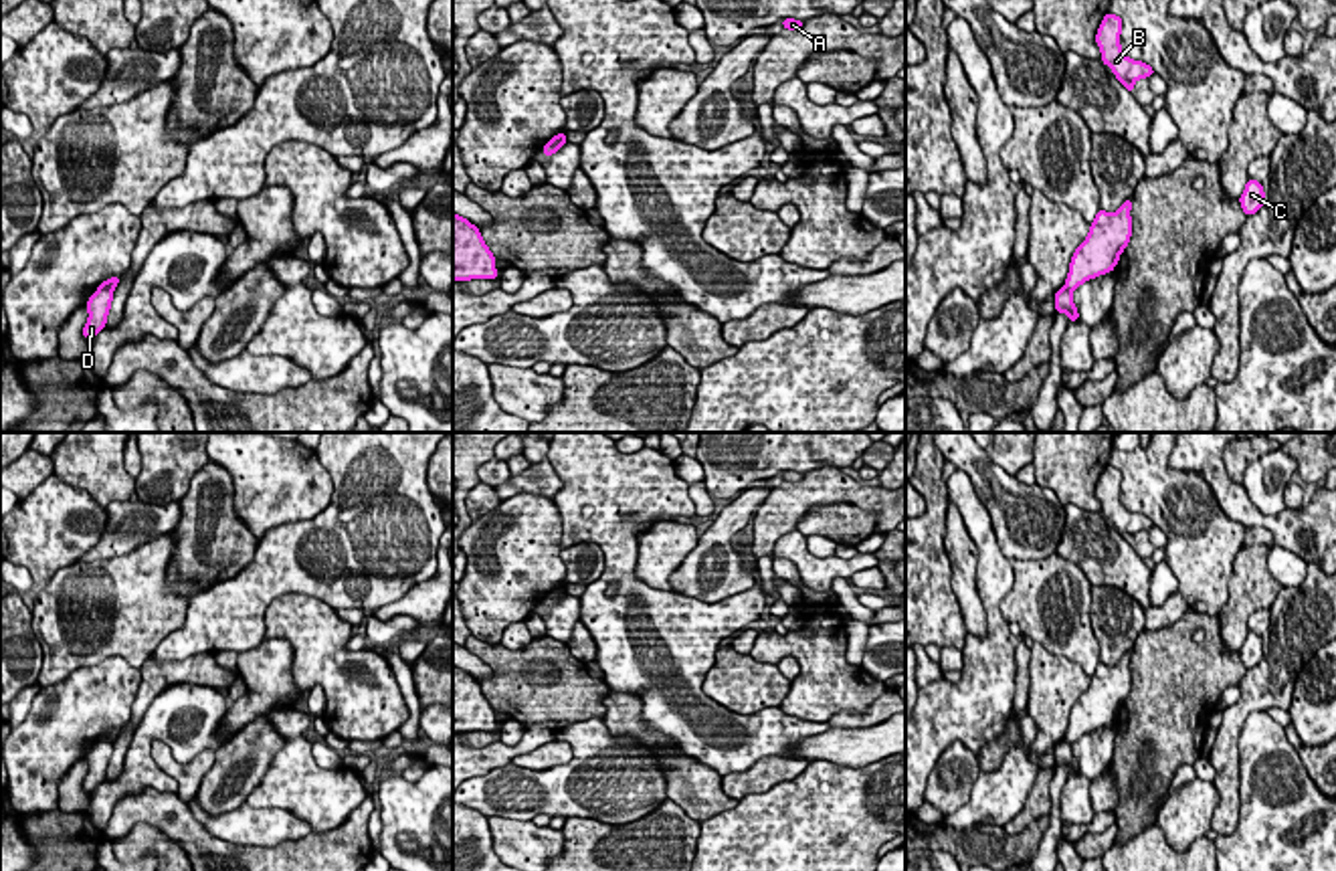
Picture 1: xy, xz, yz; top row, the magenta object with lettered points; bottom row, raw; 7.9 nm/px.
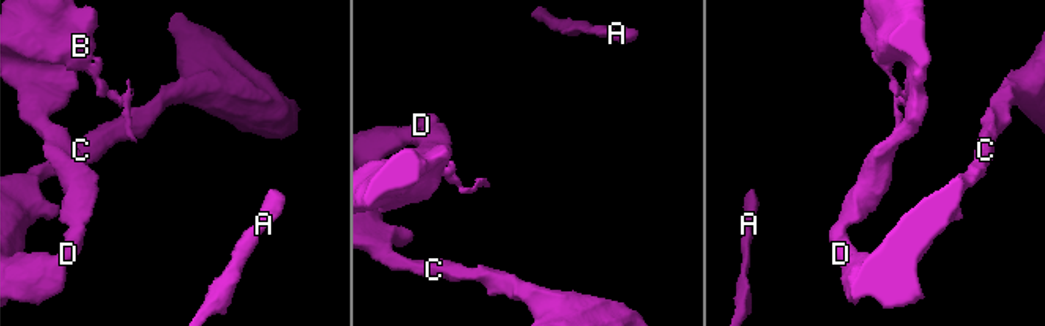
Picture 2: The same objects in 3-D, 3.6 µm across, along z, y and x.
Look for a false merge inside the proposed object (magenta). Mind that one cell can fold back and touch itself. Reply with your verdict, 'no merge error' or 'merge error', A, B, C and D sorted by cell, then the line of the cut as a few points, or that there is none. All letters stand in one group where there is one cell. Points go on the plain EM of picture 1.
merge error; groups A C D / B; cut yz (1064, 740), (1070, 744)

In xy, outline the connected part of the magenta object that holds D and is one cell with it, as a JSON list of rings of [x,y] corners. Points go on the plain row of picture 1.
[[[107,740],[97,742],[87,754],[89,772],[83,780],[83,790],[93,792],[101,782],[105,782],[107,766],[113,754],[113,744]]]

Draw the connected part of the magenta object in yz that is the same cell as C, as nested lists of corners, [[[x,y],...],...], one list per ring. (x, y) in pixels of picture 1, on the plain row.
[[[1249,631],[1239,655],[1241,655],[1243,665],[1251,669],[1263,659],[1265,651],[1267,649],[1263,647],[1263,637]]]

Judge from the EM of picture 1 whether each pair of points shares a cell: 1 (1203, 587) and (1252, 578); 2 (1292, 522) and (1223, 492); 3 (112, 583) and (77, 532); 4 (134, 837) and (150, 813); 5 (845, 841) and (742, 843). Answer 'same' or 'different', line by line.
1: different
2: same
3: different
4: different
5: same

